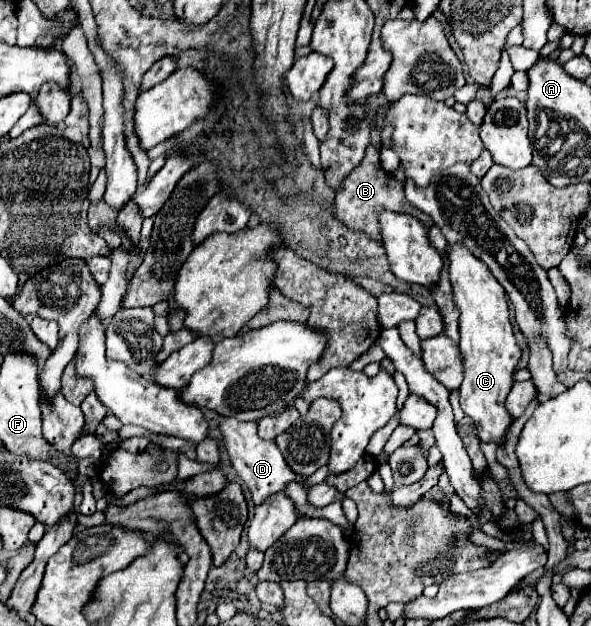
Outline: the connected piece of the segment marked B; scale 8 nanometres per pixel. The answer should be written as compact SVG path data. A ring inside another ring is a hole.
M373 132L373 142L367 146L365 158L361 160L359 166L355 166L343 180L341 188L337 190L335 196L335 214L339 216L339 220L343 220L343 224L347 224L349 228L357 228L367 232L371 238L381 240L379 236L379 224L377 224L377 210L385 208L385 210L393 210L393 212L407 212L411 216L415 216L417 220L421 220L427 228L431 228L431 216L419 212L415 206L411 206L405 198L405 190L403 184L399 180L395 180L391 174L387 174L381 164L379 164L379 148L381 148L381 140L375 138L377 134Z

